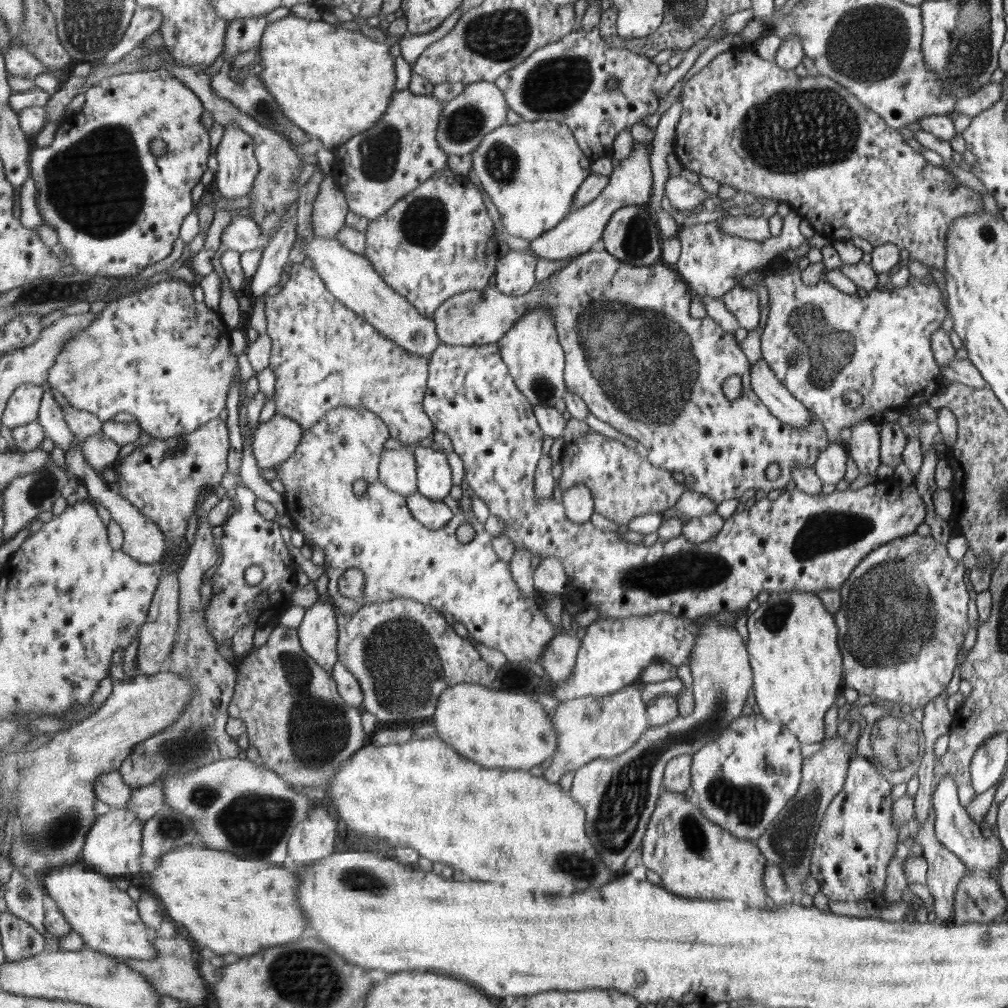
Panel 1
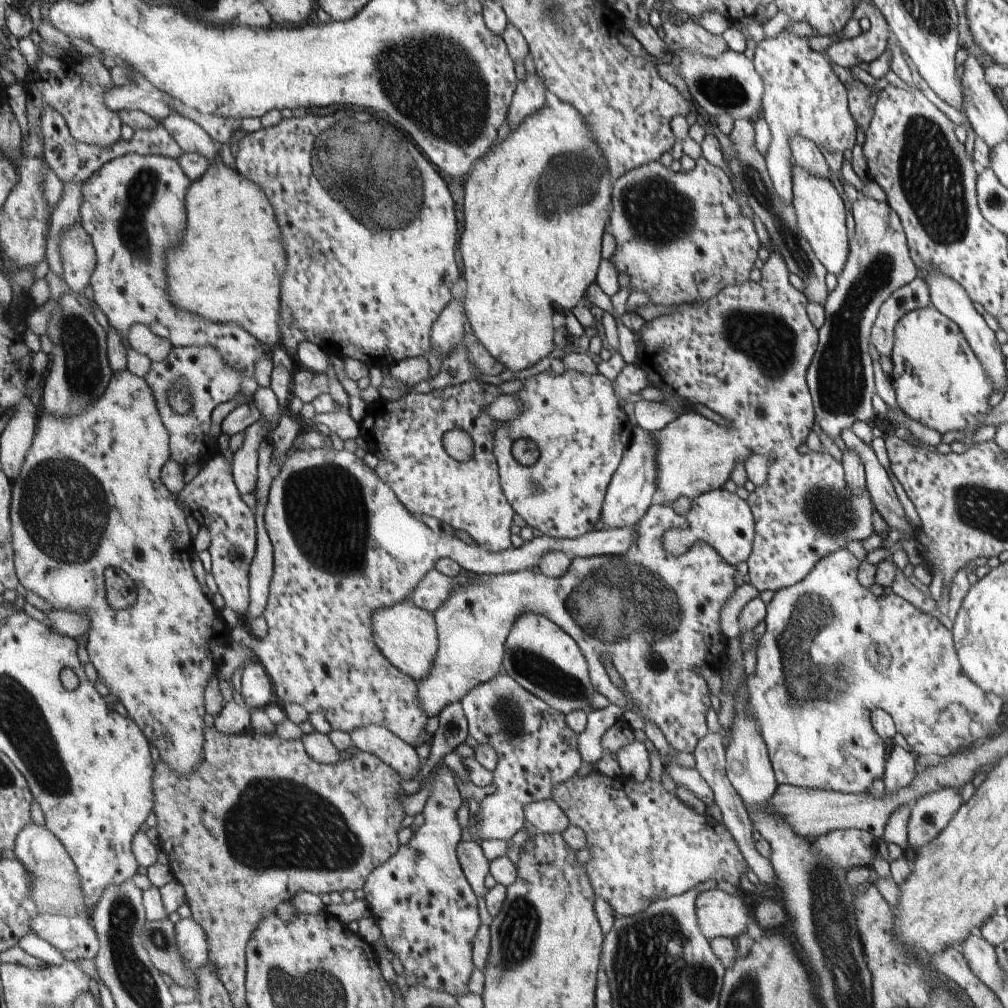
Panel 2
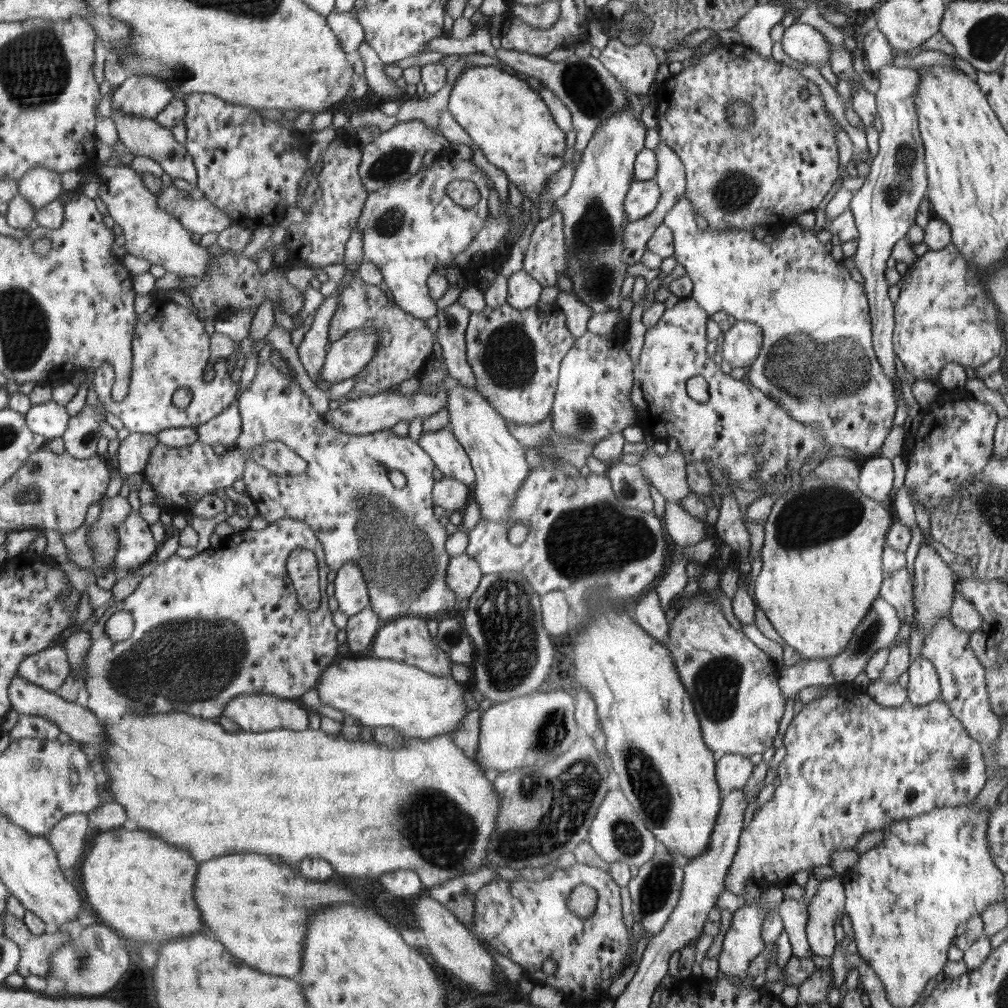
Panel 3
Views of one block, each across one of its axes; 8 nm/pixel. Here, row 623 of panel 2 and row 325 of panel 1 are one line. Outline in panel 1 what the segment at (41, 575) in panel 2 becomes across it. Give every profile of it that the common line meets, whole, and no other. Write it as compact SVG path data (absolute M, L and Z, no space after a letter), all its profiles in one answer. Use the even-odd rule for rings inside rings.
M170 279L146 286L135 294L109 303L86 328L73 333L70 339L66 341L66 345L62 347L62 351L56 355L54 365L48 370L47 387L60 400L64 400L64 402L80 410L90 412L102 421L110 420L118 413L128 413L151 438L168 439L191 434L206 423L210 423L212 418L216 418L226 408L226 396L231 394L232 381L238 380L238 375L238 362L234 364L234 358L230 356L230 340L226 336L226 326L220 320L220 316L214 314L208 306L205 306L194 287L180 279Z

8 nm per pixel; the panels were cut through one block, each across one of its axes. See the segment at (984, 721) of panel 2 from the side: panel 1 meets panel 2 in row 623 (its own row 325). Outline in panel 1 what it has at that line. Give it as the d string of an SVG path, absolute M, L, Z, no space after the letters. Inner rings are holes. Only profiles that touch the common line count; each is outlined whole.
M776 262L774 266L769 266L769 269L757 269L749 273L743 280L740 280L738 286L741 288L748 288L753 290L758 286L765 285L769 293L770 311L766 326L761 334L761 354L767 363L767 366L774 372L775 378L780 381L791 393L792 396L804 403L804 406L817 416L818 420L824 424L828 434L829 442L836 443L842 440L840 434L842 428L852 427L862 421L869 420L877 414L887 409L912 409L920 406L923 402L927 402L937 394L937 390L942 385L941 373L939 366L935 362L934 354L932 352L932 333L942 328L942 321L946 318L948 311L946 310L938 285L934 278L913 278L910 276L906 286L894 288L892 292L881 292L876 288L872 293L868 293L865 298L860 298L858 294L850 295L840 292L838 288L829 283L828 281L818 281L813 285L806 285L800 279L801 271L793 269L792 272L786 270L787 265L782 265ZM852 392L857 395L861 400L856 407L849 407L845 402L845 398Z

